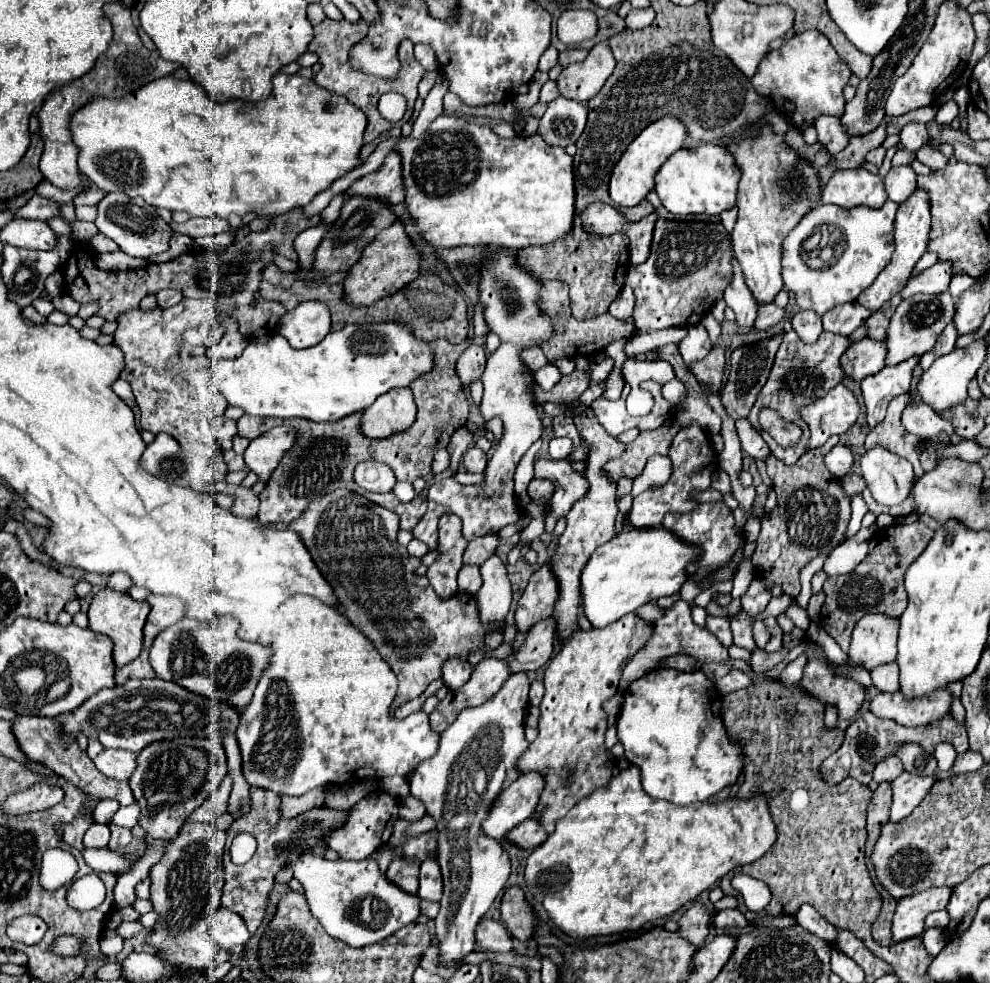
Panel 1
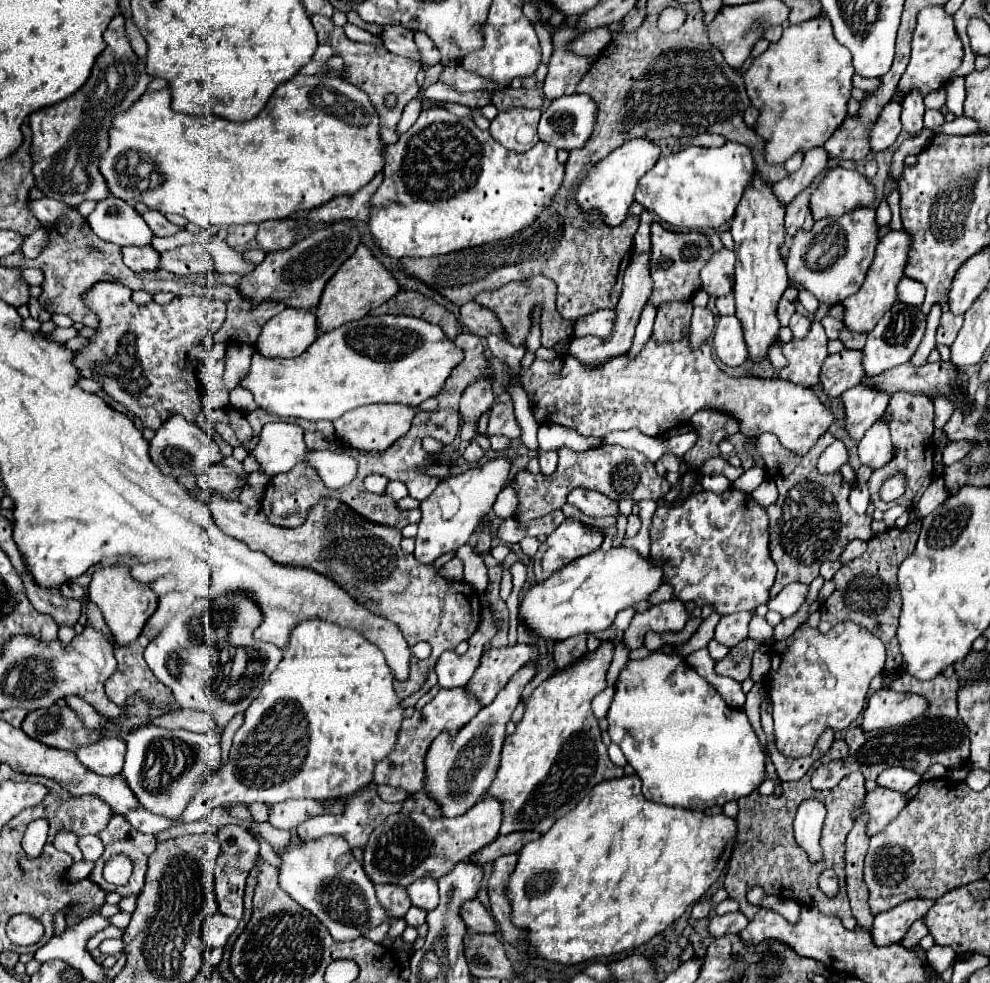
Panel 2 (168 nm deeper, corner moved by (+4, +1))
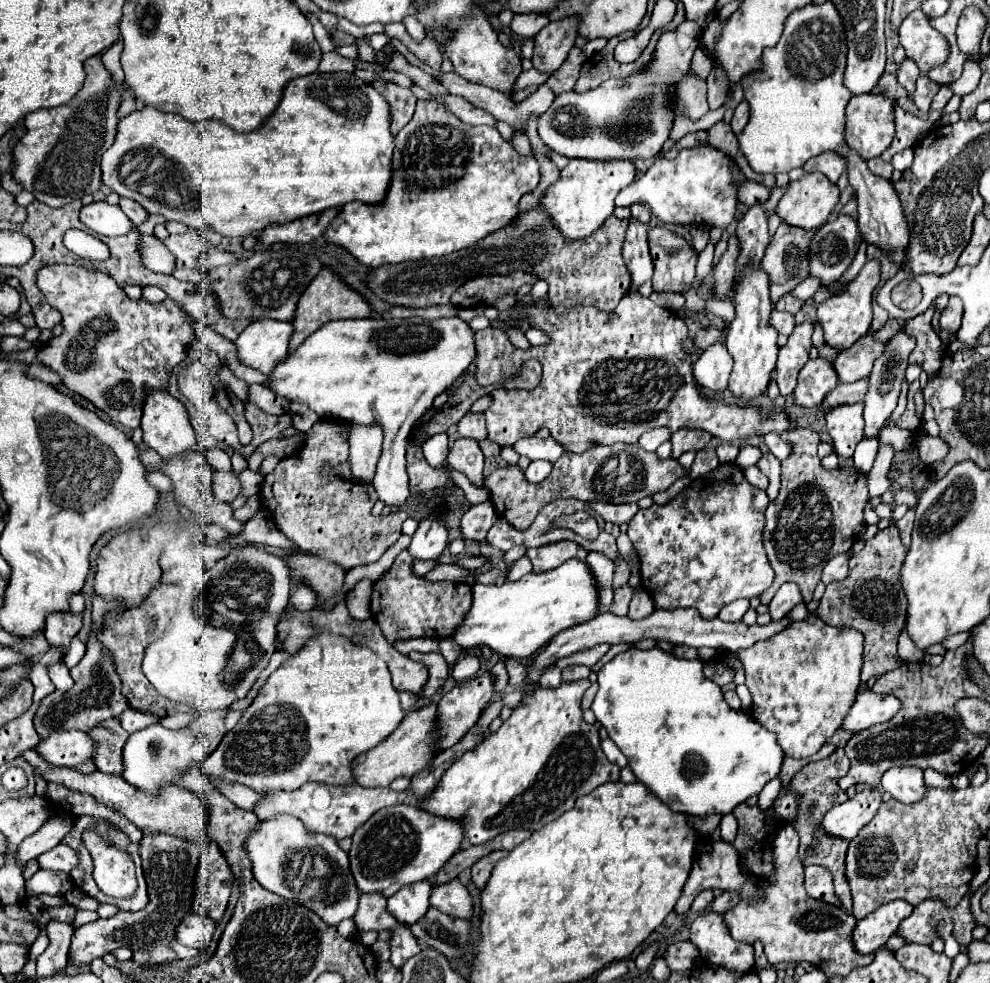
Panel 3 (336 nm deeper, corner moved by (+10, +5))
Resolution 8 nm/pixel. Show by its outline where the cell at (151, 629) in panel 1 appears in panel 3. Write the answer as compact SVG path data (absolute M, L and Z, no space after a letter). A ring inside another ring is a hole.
M160 583L152 593L150 597L146 597L138 607L132 607L132 609L126 609L122 611L122 617L120 617L120 627L116 627L116 613L108 613L106 615L106 621L104 621L104 631L100 633L100 643L104 647L110 649L110 653L116 657L116 671L122 679L122 695L128 697L128 703L132 709L138 709L138 711L144 711L144 713L152 713L152 715L158 715L158 717L168 717L168 715L174 715L174 713L192 713L192 709L188 709L186 705L180 705L180 703L174 703L174 701L168 701L166 697L160 697L156 693L156 689L152 689L150 681L144 677L142 673L142 659L144 659L144 649L156 641L158 637L162 637L164 629L168 627L172 615L176 613L176 605L178 605L178 597L180 597L180 591L182 587L180 585L166 585L166 583Z

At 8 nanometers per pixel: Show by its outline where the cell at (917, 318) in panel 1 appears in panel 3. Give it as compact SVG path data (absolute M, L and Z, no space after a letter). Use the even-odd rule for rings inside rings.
M890 319L878 333L864 335L856 345L850 349L844 349L834 359L834 371L838 375L838 381L842 383L854 383L858 379L864 379L872 371L872 363L880 353L884 351L886 341L892 337L892 333L898 329L898 321Z

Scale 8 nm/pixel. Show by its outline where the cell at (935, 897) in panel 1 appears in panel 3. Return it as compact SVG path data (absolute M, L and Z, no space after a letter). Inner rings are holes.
M898 899L878 907L874 913L860 919L852 931L854 949L860 955L868 955L880 949L896 933L900 921L906 919L912 913L912 909L914 907L910 903Z

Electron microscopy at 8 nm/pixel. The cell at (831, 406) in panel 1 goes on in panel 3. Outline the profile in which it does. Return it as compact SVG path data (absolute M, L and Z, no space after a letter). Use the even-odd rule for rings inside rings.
M630 291L628 295L624 295L612 313L604 313L596 307L572 307L568 309L568 313L556 315L550 305L538 305L534 301L526 301L520 309L534 329L540 329L550 337L550 343L542 347L532 347L528 351L514 351L518 355L540 359L544 375L536 389L494 389L490 393L492 405L484 411L484 417L488 423L488 437L498 445L514 445L518 439L530 437L540 427L550 429L552 439L562 443L564 451L568 453L584 453L594 445L630 445L636 443L642 433L656 427L668 427L672 433L682 427L702 429L722 441L744 439L758 433L786 433L788 429L792 429L792 423L784 411L764 415L756 407L726 405L720 399L706 401L696 387L690 367L690 355L682 353L680 349L680 343L688 337L686 321L676 317L672 311L656 305L654 301L642 297L638 291Z

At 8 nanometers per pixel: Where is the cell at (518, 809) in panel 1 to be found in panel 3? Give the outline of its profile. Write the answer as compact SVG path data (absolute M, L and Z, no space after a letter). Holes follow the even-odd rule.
M396 805L380 809L352 835L350 871L360 893L382 893L392 897L404 885L432 879L464 841L464 825L454 819L440 819L420 807Z

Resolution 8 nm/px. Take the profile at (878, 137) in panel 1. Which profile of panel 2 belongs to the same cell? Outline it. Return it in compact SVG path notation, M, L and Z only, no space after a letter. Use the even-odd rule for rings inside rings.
M832 157L828 161L828 165L824 167L824 171L818 173L818 177L814 177L814 181L802 193L798 193L798 197L794 197L794 201L790 201L790 205L786 205L786 231L788 231L788 235L794 235L798 229L810 229L814 225L812 213L810 213L810 193L820 185L820 181L838 163L840 163L840 157Z

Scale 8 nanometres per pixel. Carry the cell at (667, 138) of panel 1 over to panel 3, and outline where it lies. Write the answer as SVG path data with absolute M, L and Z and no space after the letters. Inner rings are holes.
M570 159L566 169L560 171L560 179L552 183L542 199L540 207L550 217L554 227L566 239L582 239L592 235L614 213L616 195L628 187L636 177L632 161L586 161Z

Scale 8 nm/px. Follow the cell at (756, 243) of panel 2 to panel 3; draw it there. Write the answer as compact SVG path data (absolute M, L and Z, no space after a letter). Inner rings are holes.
M744 269L740 273L740 283L736 285L734 305L736 305L736 319L728 325L728 337L726 337L726 349L734 359L734 369L730 375L728 389L734 397L742 401L750 401L754 397L760 397L768 383L770 375L776 365L778 355L778 333L768 325L768 317L772 313L772 301L770 301L770 289L768 289L768 275L762 269Z

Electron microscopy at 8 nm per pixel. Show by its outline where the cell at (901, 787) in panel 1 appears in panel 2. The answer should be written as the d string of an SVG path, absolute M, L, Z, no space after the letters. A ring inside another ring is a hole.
M876 787L874 791L870 791L866 795L866 801L864 801L862 809L856 811L854 817L868 811L868 815L870 815L868 835L874 835L874 833L882 831L894 817L898 817L900 809L906 807L906 801L908 801L908 797L904 793L894 793L892 789Z

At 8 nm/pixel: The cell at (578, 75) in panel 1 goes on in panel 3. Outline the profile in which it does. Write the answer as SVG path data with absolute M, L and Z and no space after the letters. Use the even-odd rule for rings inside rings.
M566 17L560 21L548 23L534 37L532 65L542 73L554 73L568 57L568 51L572 49L576 37L578 37L576 17Z

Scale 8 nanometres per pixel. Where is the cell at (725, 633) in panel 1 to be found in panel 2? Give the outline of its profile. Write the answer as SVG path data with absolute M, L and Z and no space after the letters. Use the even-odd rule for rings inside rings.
M734 613L734 615L724 615L720 623L716 625L714 639L726 647L734 647L740 641L748 637L748 621L752 613Z

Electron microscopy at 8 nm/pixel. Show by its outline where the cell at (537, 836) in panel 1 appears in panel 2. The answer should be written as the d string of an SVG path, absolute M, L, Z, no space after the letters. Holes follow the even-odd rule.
M508 833L508 835L498 835L490 845L486 845L484 849L480 849L478 853L474 853L470 859L474 863L486 865L490 861L496 861L502 855L508 853L518 853L526 843L526 833Z

